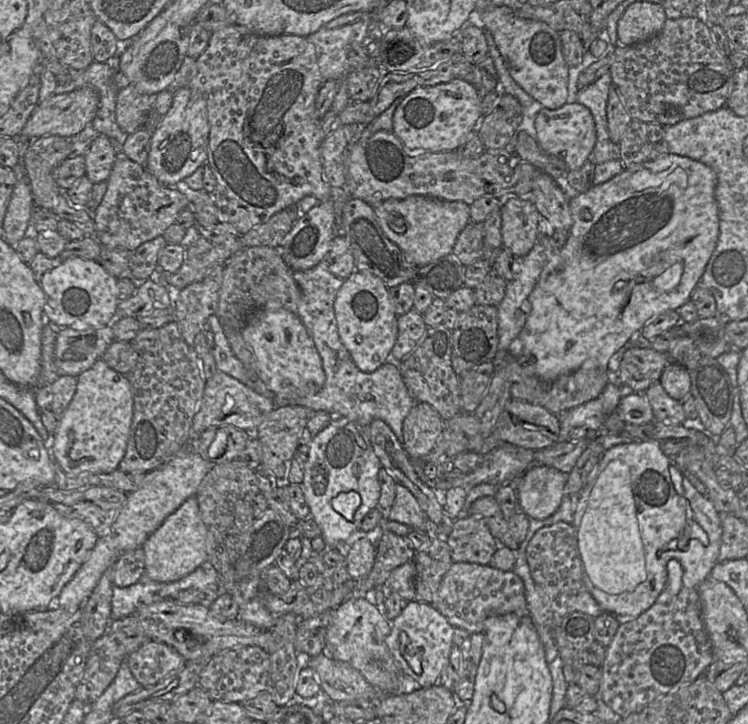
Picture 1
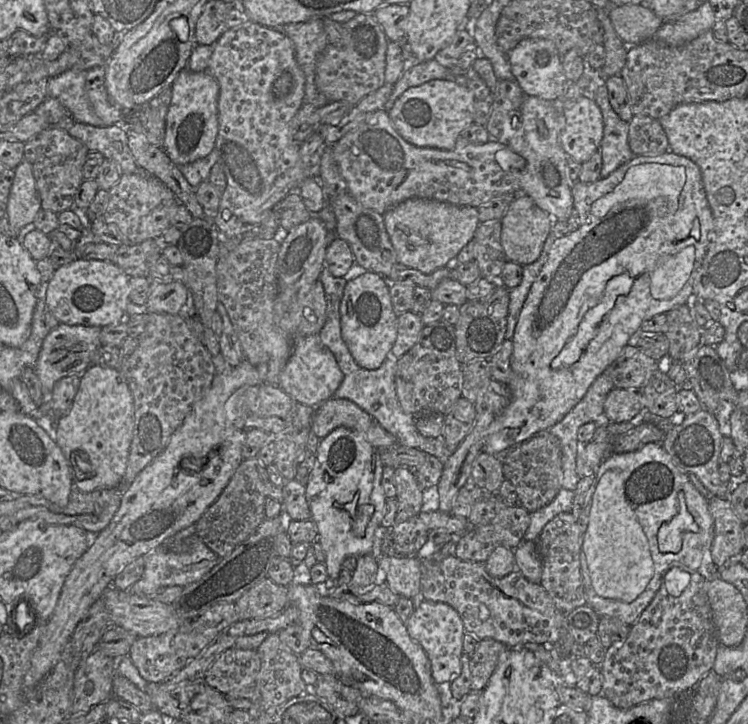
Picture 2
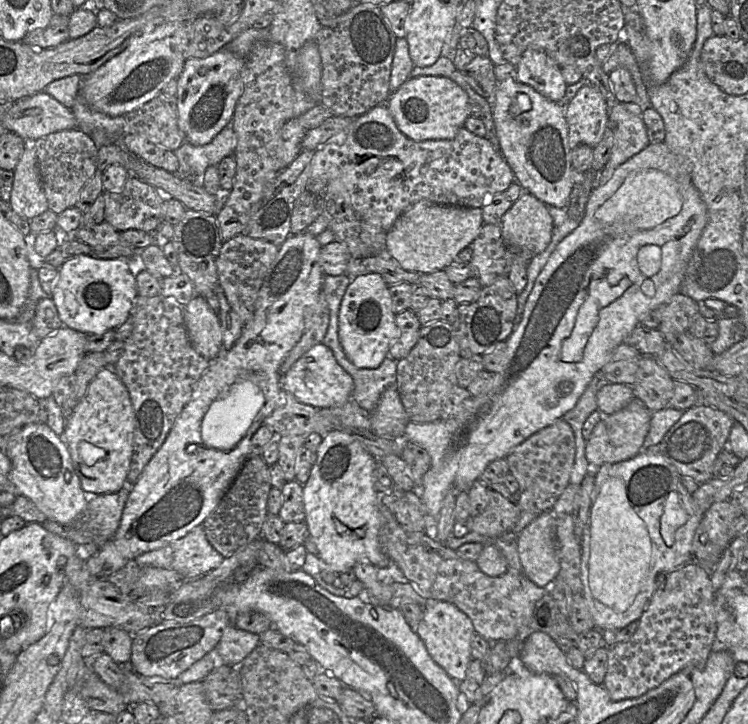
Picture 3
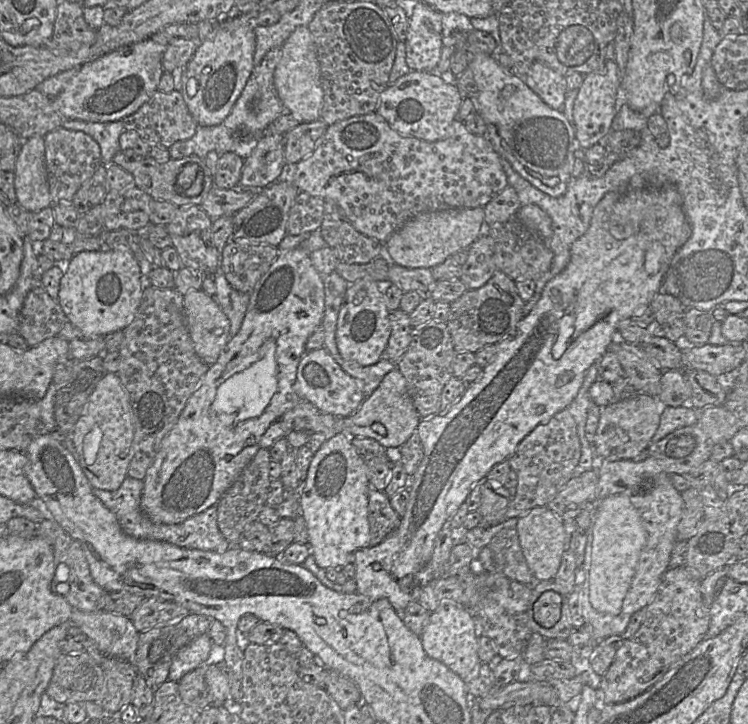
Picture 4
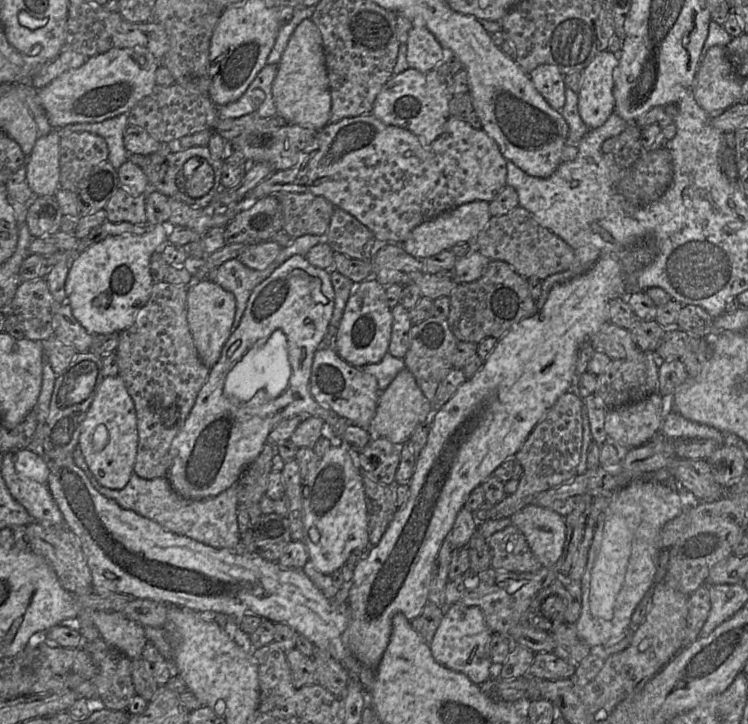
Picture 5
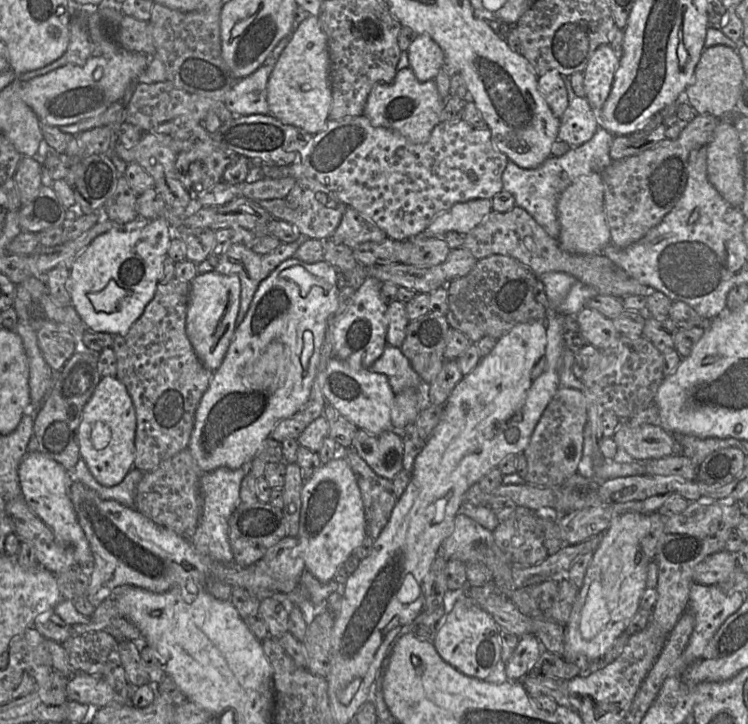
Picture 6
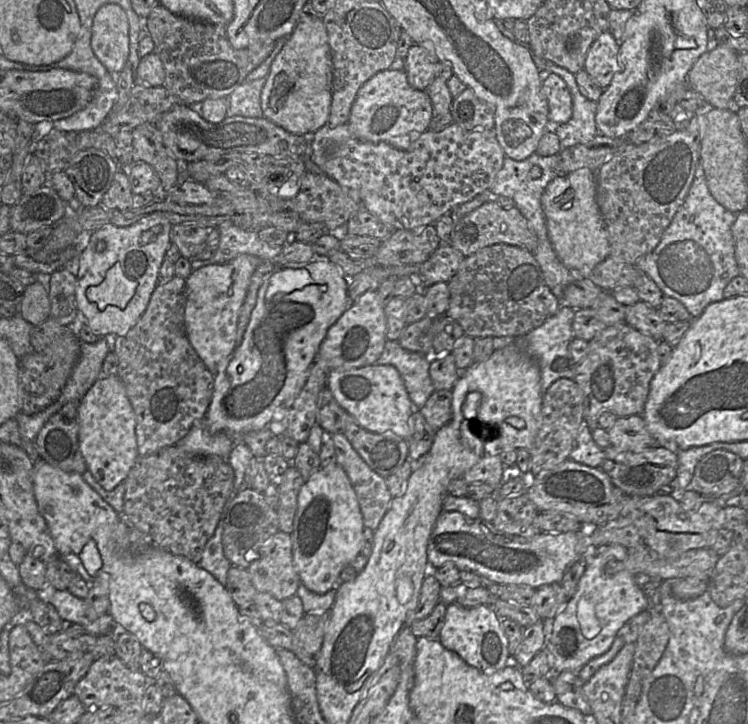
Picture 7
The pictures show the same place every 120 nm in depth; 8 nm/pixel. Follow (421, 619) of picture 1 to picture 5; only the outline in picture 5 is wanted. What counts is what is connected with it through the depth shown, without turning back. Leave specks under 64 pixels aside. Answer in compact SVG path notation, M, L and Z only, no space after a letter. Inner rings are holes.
M456 602L444 609L444 615L429 646L439 664L465 674L473 683L480 685L491 677L491 636L492 632L480 608Z

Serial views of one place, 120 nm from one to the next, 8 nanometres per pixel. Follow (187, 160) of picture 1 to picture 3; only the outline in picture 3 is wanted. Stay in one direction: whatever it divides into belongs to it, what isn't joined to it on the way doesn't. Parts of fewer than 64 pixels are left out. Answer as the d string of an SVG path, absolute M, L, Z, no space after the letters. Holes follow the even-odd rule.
M221 48L210 56L189 58L177 78L178 127L185 140L193 145L208 144L231 122L235 104L241 93L241 76L245 58Z

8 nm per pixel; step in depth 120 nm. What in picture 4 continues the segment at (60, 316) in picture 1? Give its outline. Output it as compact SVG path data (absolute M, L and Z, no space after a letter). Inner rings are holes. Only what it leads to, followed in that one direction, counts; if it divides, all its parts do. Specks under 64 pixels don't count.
M129 248L74 254L63 274L58 303L66 318L84 335L123 330L134 319L142 297L140 267Z

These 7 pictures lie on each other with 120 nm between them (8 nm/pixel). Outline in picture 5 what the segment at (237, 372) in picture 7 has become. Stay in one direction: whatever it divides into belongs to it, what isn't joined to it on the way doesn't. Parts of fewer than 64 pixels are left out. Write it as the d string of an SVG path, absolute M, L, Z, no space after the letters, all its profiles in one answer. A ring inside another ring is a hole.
M303 255L291 256L254 288L239 326L224 344L218 362L209 370L208 378L200 389L189 415L171 443L171 464L166 478L178 495L185 499L201 500L217 496L227 490L239 480L248 466L259 456L269 433L282 420L296 415L319 417L326 424L326 434L329 434L334 440L340 438L347 426L351 425L348 419L318 403L310 392L314 354L320 348L330 325L334 297L330 271L312 266ZM275 330L283 331L287 338L288 360L291 366L287 388L279 396L270 400L264 389L258 390L247 402L227 396L224 393L224 384L228 373L257 341L268 338Z

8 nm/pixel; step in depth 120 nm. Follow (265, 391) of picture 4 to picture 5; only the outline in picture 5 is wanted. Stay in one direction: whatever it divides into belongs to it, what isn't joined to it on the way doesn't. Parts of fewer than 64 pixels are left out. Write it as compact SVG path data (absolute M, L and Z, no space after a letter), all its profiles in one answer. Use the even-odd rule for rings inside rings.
M275 330L268 338L257 341L228 373L224 384L224 393L239 401L247 402L258 390L264 389L269 400L274 399L287 388L290 375L287 338L283 331Z

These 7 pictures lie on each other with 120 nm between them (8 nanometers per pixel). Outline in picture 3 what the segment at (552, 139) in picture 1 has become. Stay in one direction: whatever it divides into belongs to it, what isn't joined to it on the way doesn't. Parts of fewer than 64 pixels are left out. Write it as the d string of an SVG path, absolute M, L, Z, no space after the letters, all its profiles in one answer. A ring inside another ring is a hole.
M588 83L567 104L565 117L570 149L581 144L594 148L607 129L607 104L600 91Z

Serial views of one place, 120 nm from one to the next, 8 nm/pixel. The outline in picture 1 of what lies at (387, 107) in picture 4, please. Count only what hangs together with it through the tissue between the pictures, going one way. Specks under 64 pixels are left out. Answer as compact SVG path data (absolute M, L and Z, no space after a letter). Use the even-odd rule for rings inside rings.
M462 79L417 87L396 108L393 132L407 149L414 152L455 151L477 131L482 119L481 95L474 85Z

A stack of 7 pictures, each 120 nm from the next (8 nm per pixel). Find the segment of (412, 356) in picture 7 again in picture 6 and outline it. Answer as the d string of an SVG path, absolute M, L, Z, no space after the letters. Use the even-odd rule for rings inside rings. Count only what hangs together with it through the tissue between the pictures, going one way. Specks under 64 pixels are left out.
M386 345L383 354L369 368L372 372L385 374L395 394L408 388L417 388L422 379L411 366L401 348Z

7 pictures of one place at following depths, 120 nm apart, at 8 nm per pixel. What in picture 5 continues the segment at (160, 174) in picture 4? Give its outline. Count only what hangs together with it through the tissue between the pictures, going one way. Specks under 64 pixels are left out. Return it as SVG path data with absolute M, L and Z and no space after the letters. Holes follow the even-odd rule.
M161 143L161 147L155 153L145 155L146 166L141 169L148 178L149 188L156 190L169 199L176 199L197 208L205 208L213 197L219 192L221 174L224 159L214 158L208 146L194 146L177 152L167 153L167 143ZM193 157L201 157L207 161L214 172L212 188L199 198L191 198L181 191L176 184L177 174L185 162Z

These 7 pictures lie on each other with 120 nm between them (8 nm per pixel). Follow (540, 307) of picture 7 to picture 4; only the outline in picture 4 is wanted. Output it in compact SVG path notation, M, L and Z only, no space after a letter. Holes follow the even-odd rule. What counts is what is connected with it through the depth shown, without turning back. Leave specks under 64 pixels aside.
M499 269L482 287L464 292L451 303L447 320L456 353L476 353L487 345L498 344L523 318L525 303L517 291L515 281Z

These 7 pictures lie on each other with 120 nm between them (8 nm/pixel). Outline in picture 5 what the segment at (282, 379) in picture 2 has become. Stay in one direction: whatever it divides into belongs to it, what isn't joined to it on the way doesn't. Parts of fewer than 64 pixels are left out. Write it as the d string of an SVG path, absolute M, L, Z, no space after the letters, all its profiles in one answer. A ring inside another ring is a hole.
M320 347L313 358L310 392L318 403L348 419L351 424L368 429L382 391L380 391L377 379L373 375L346 362L334 348Z

